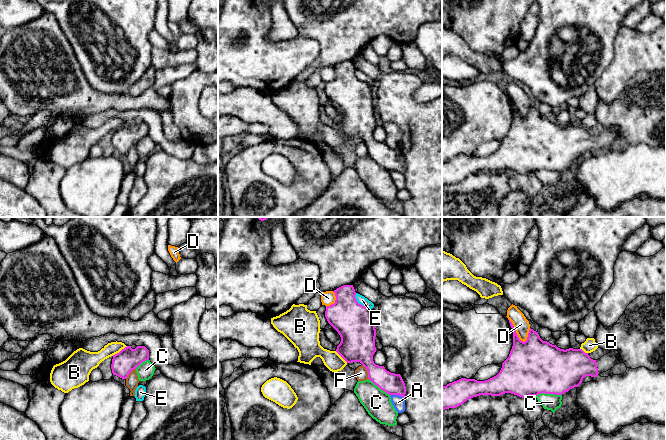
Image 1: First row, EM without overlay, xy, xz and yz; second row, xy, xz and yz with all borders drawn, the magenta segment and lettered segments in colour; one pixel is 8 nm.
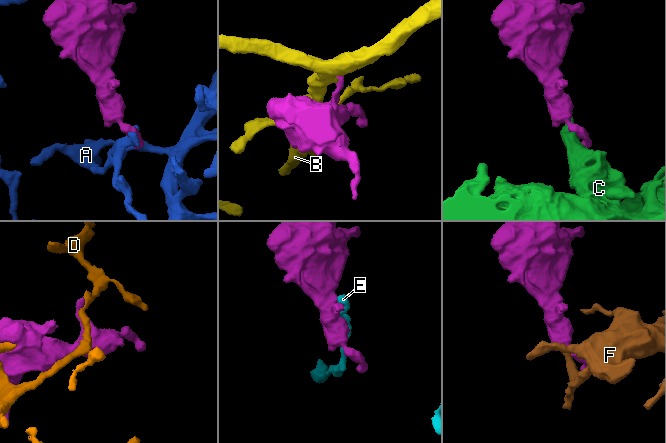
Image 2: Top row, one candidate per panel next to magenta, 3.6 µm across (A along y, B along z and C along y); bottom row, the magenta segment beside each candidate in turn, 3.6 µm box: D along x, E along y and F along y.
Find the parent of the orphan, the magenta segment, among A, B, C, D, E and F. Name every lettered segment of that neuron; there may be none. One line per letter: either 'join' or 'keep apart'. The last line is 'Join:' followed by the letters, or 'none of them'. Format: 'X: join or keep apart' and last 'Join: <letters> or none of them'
A: keep apart
B: keep apart
C: keep apart
D: keep apart
E: keep apart
F: keep apart
Join: none of them

